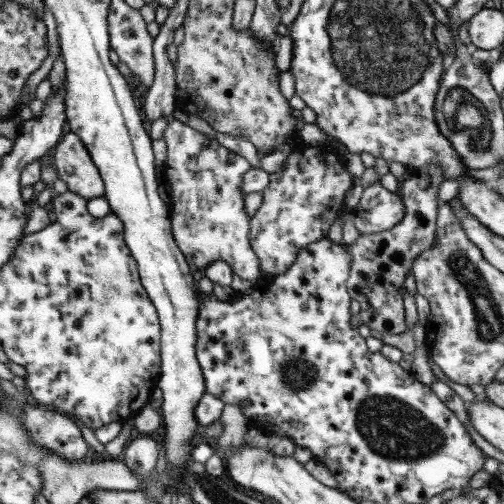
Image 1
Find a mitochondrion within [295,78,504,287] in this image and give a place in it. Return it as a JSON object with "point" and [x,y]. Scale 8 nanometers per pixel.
{"point":[469,117]}

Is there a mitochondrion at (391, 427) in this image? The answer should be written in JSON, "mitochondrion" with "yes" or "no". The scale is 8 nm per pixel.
{"mitochondrion":"yes"}

